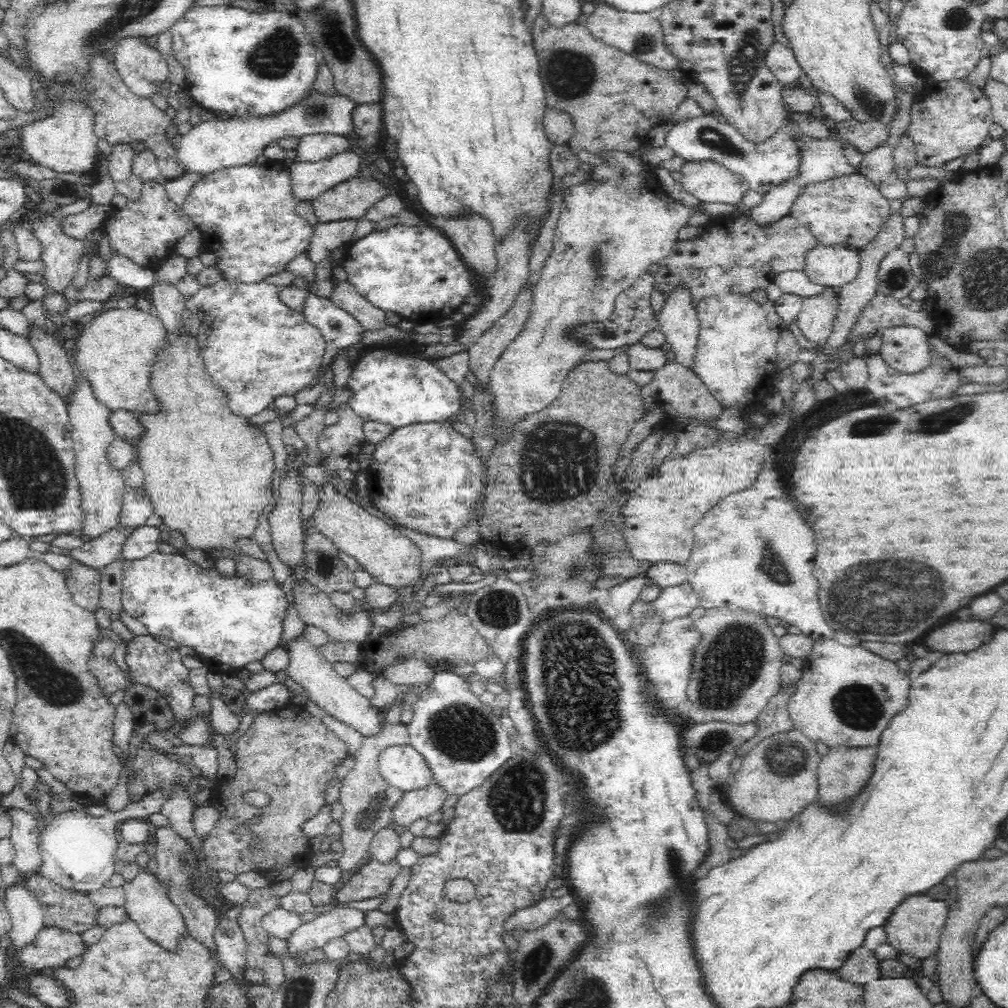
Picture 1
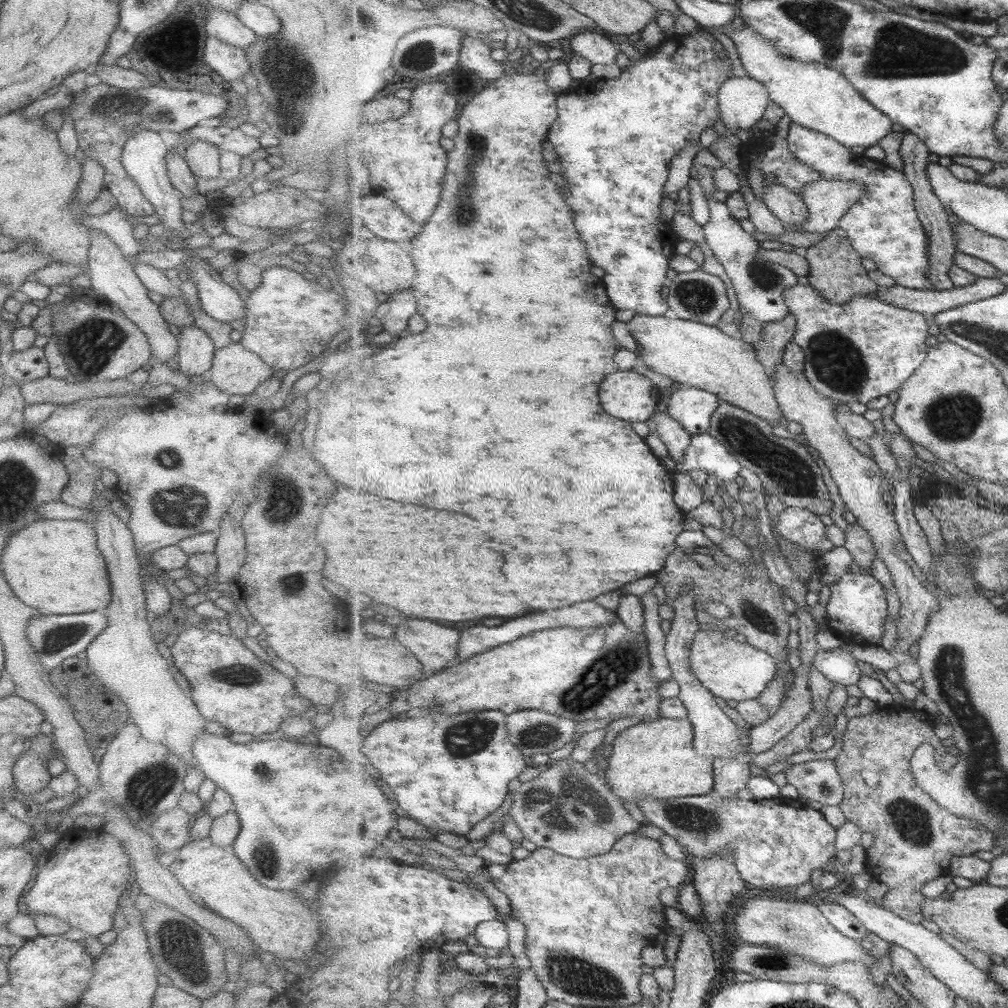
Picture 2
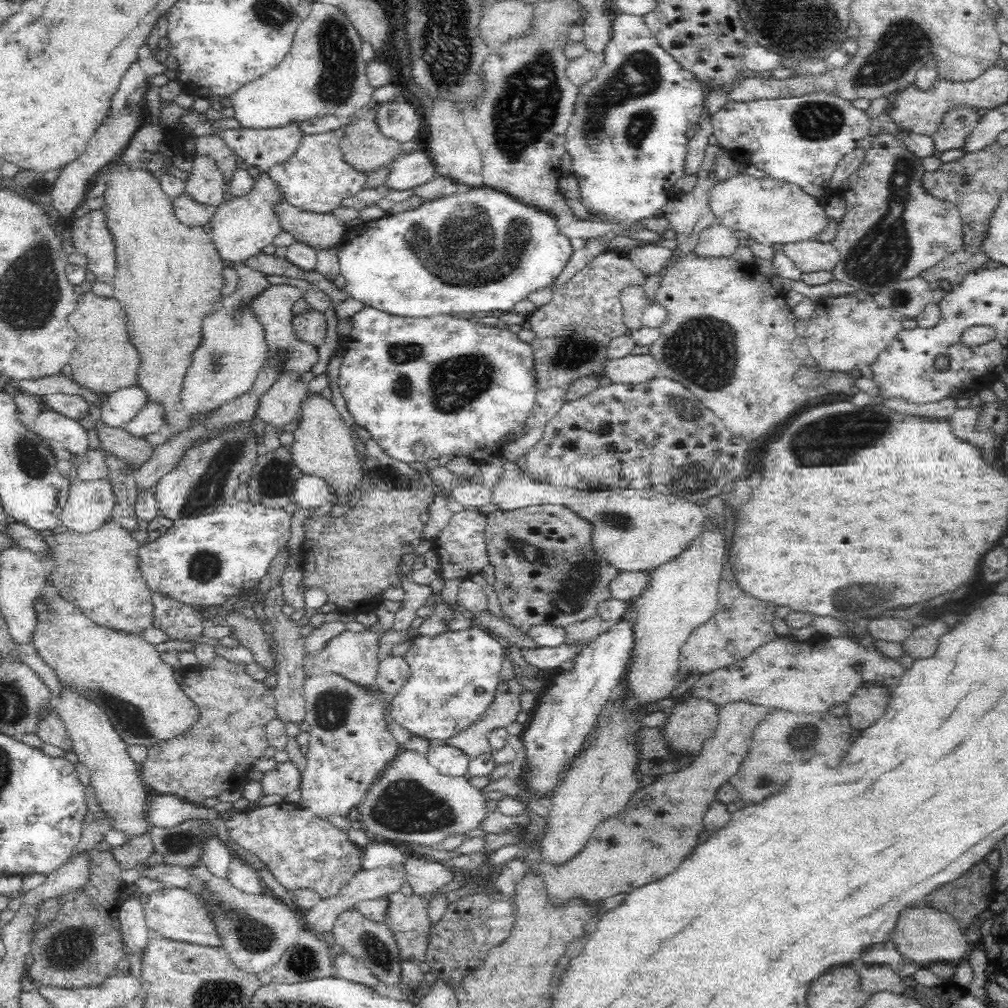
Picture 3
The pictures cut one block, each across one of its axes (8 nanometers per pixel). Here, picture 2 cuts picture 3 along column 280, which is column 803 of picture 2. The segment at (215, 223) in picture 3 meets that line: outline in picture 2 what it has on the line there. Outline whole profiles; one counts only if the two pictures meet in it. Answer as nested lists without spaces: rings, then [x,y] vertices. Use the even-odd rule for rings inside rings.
[[[821,179],[806,186],[802,197],[810,210],[810,220],[799,228],[787,230],[802,233],[830,233],[838,228],[838,222],[857,207],[858,202],[868,193],[860,182],[848,180]]]

